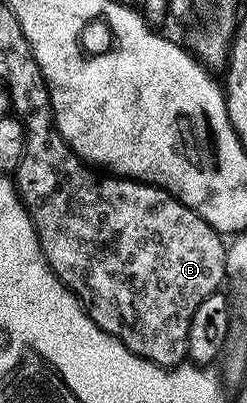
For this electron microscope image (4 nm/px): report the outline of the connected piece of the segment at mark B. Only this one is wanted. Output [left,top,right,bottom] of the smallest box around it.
[22,154,228,368]

